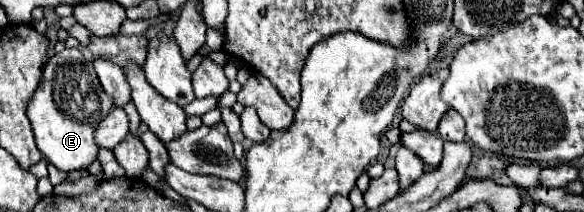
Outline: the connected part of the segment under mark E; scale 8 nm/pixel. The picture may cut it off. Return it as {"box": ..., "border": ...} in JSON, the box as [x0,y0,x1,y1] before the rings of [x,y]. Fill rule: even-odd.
{"box":[27,49,111,173],"border":[[[63,49],[43,67],[39,87],[27,105],[27,117],[43,157],[57,169],[69,173],[73,169],[85,169],[97,159],[99,147],[93,139],[93,129],[97,127],[97,121],[111,111],[111,107],[111,97],[101,89],[93,67],[83,59],[81,51]]]}

